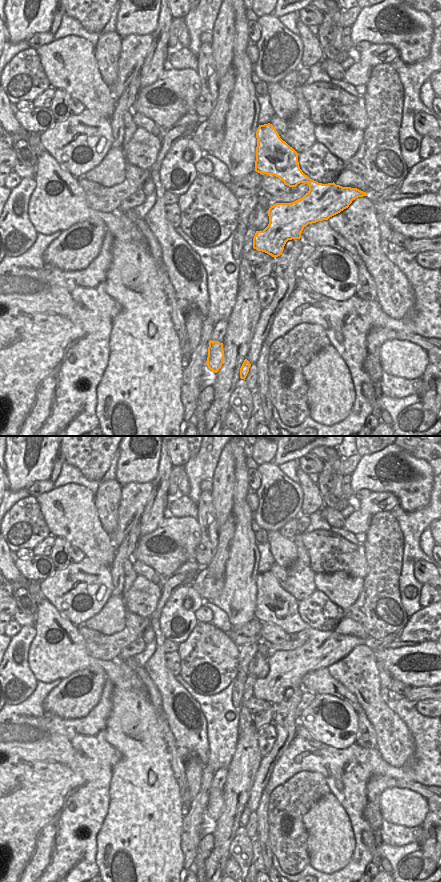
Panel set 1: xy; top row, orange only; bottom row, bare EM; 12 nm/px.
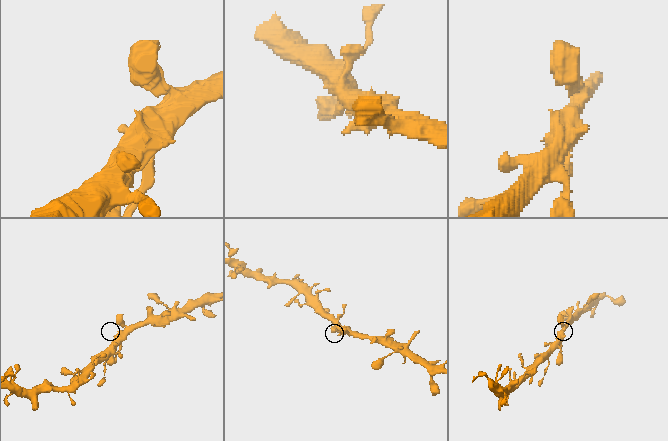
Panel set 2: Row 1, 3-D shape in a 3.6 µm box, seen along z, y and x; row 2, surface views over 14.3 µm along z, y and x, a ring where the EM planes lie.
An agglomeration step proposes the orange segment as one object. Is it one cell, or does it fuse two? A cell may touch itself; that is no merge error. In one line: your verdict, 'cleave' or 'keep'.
keep

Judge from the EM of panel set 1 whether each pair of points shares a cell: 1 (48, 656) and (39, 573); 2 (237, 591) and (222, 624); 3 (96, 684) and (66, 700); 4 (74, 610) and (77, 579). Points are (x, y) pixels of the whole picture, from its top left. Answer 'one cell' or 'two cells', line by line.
1: two cells
2: two cells
3: one cell
4: one cell

